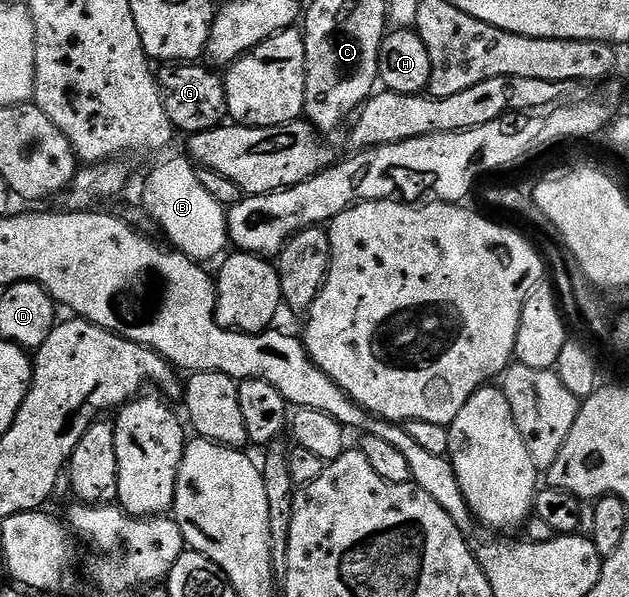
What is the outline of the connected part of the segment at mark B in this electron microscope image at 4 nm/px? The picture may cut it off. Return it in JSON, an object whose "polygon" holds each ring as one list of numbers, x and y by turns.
{"polygon":[[174,157,154,168,146,179,142,199,149,215,183,255,204,263,206,259,212,259,218,254,221,256,225,252,224,247,229,242,227,210,204,189,198,171,189,158]]}

